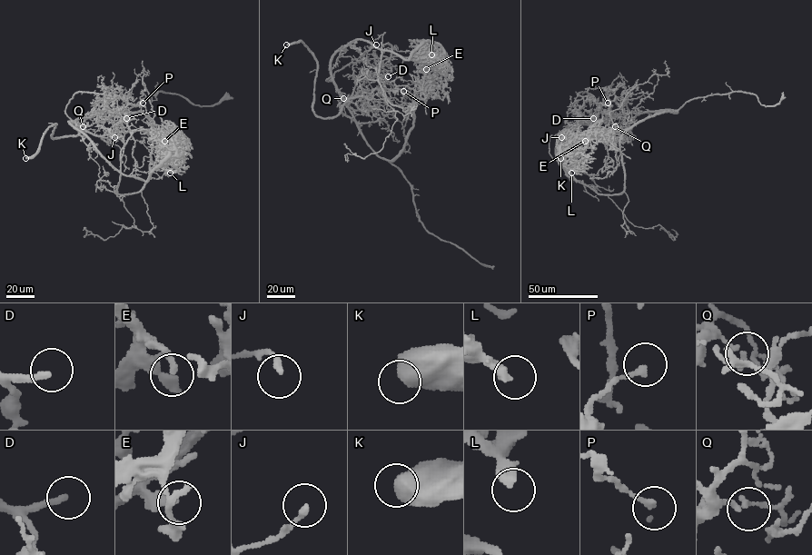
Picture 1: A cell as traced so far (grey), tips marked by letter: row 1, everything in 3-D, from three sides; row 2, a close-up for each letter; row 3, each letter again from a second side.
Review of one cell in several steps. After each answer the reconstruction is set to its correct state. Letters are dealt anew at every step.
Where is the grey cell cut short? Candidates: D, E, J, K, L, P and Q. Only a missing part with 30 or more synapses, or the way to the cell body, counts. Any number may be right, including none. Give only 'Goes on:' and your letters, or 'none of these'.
Goes on: D, K

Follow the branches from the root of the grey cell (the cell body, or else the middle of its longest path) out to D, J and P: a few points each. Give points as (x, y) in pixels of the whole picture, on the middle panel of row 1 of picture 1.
D: (414, 110), (413, 125), (404, 147), (391, 160), (379, 157), (366, 141), (345, 100), (358, 79), (388, 76)
J: (414, 110), (404, 147), (391, 160), (379, 157), (331, 73), (339, 57), (366, 59), (376, 44)
P: (414, 110), (404, 147), (385, 160), (366, 141), (332, 79), (327, 79), (351, 63), (365, 61), (403, 91)

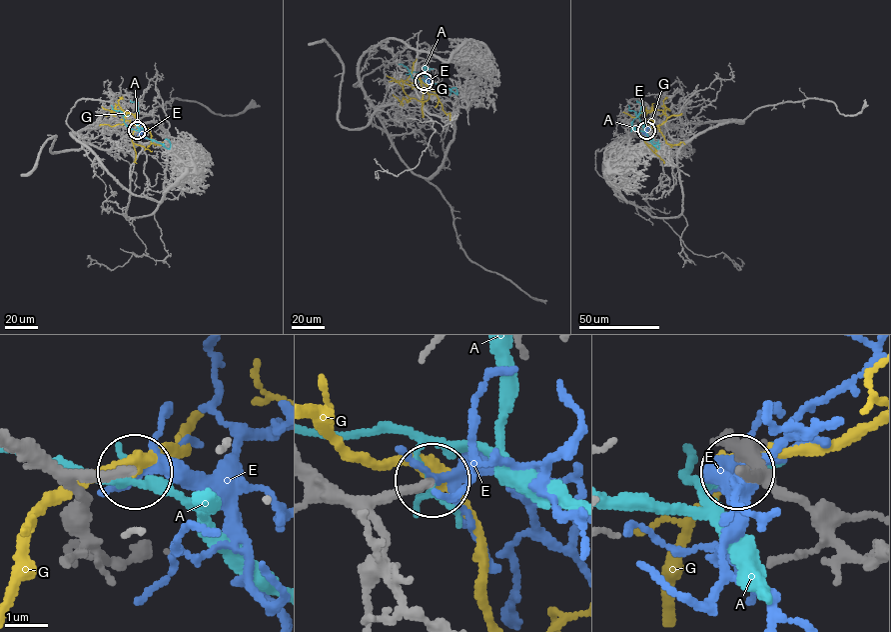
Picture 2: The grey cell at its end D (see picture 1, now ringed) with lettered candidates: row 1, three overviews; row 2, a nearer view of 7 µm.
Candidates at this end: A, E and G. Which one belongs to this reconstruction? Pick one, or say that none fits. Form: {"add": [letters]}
{"add": ["E"]}

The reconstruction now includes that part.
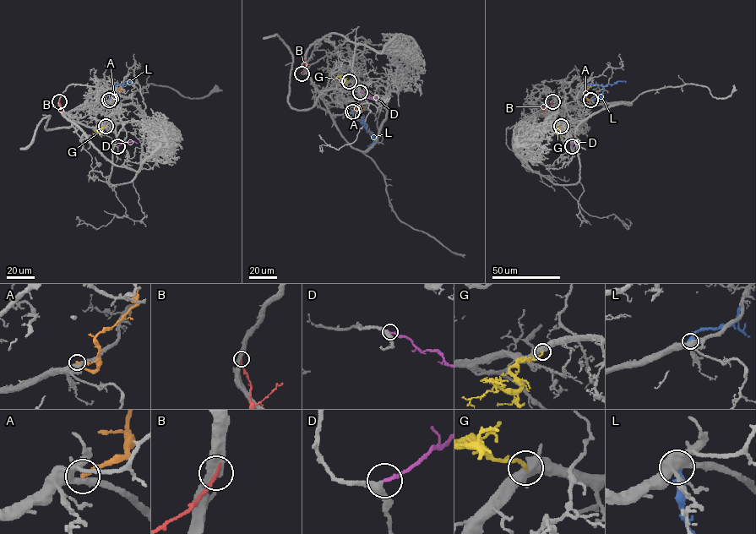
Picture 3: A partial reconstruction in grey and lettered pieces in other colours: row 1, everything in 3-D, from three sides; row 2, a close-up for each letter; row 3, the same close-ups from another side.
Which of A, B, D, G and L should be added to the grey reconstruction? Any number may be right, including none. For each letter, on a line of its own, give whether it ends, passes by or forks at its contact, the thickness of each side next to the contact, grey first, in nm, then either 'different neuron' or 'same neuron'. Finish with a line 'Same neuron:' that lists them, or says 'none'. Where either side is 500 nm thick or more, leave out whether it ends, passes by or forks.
A: it ends there; 360 nm thick on the grey side, 260 nm on the other; different neuron
B: it ends there; 480 nm thick on the grey side, 200 nm on the other; different neuron
D: it ends there; 360 nm thick on the grey side, 180 nm on the other; same neuron
G: 550 nm thick on the grey side, 200 nm on the other; different neuron
L: 550 nm thick on the grey side, 340 nm on the other; different neuron
Same neuron: D

